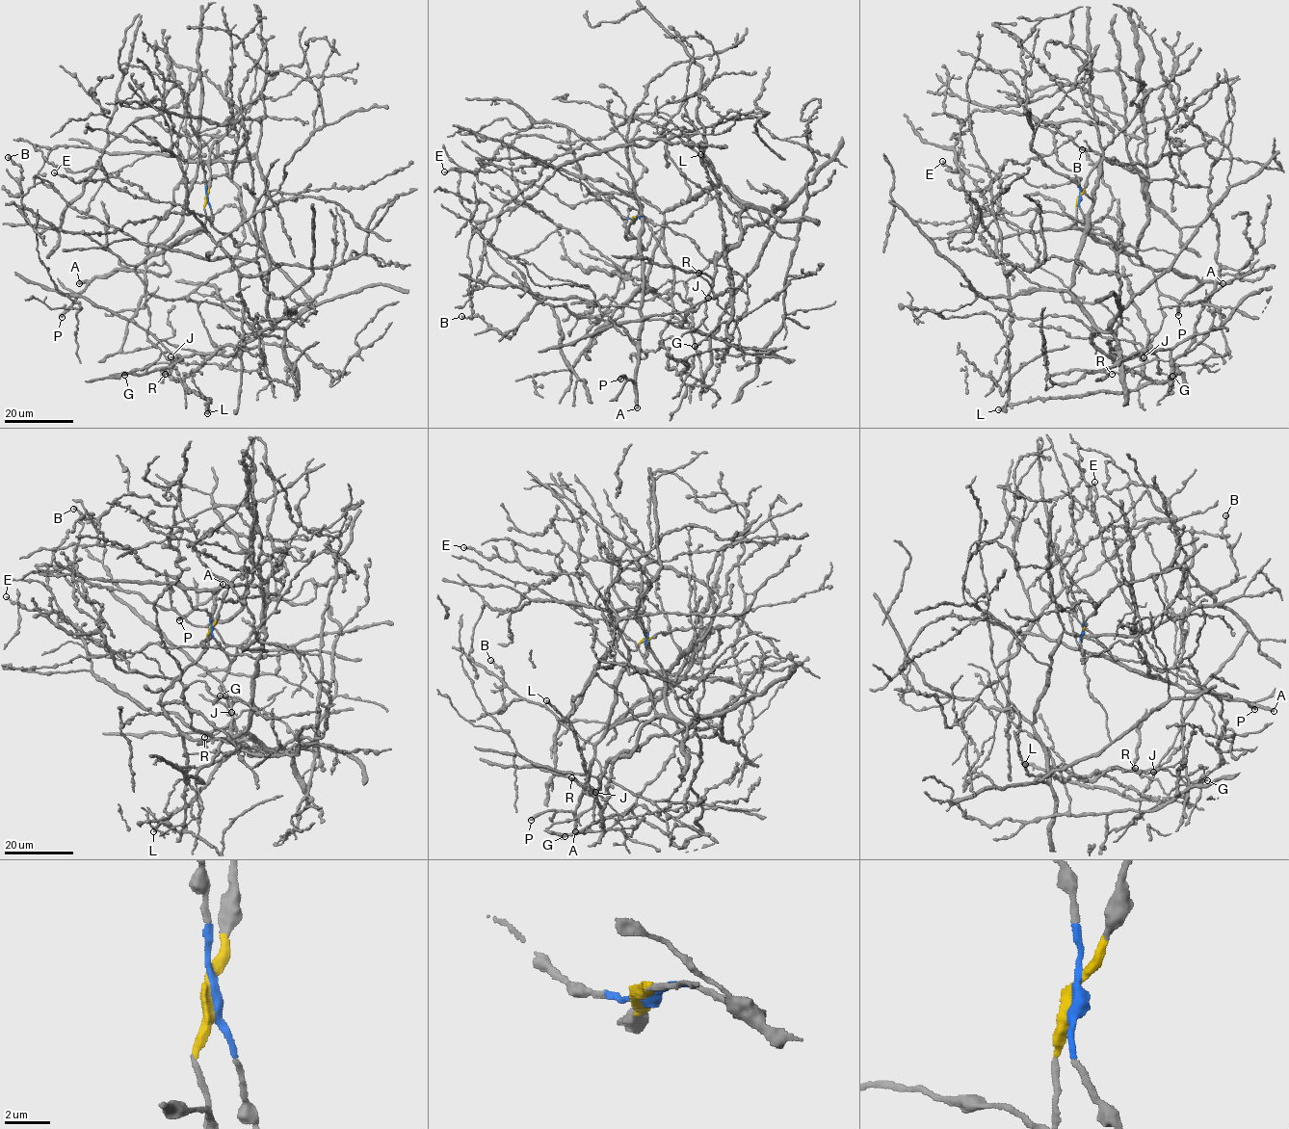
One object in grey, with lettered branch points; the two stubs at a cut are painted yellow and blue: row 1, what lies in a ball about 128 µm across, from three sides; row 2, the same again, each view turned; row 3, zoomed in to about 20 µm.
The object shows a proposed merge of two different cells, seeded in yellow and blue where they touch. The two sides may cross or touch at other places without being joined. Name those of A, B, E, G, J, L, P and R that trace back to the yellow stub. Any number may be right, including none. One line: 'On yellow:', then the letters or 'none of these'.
On yellow: A, B, E, G, J, L, P, R

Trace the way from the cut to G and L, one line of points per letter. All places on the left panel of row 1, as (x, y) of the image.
G: (206, 197), (203, 225), (134, 271), (146, 292), (148, 340), (174, 362), (183, 360), (124, 376)
L: (206, 197), (203, 225), (134, 271), (146, 292), (148, 340), (189, 391), (211, 399), (206, 412)

